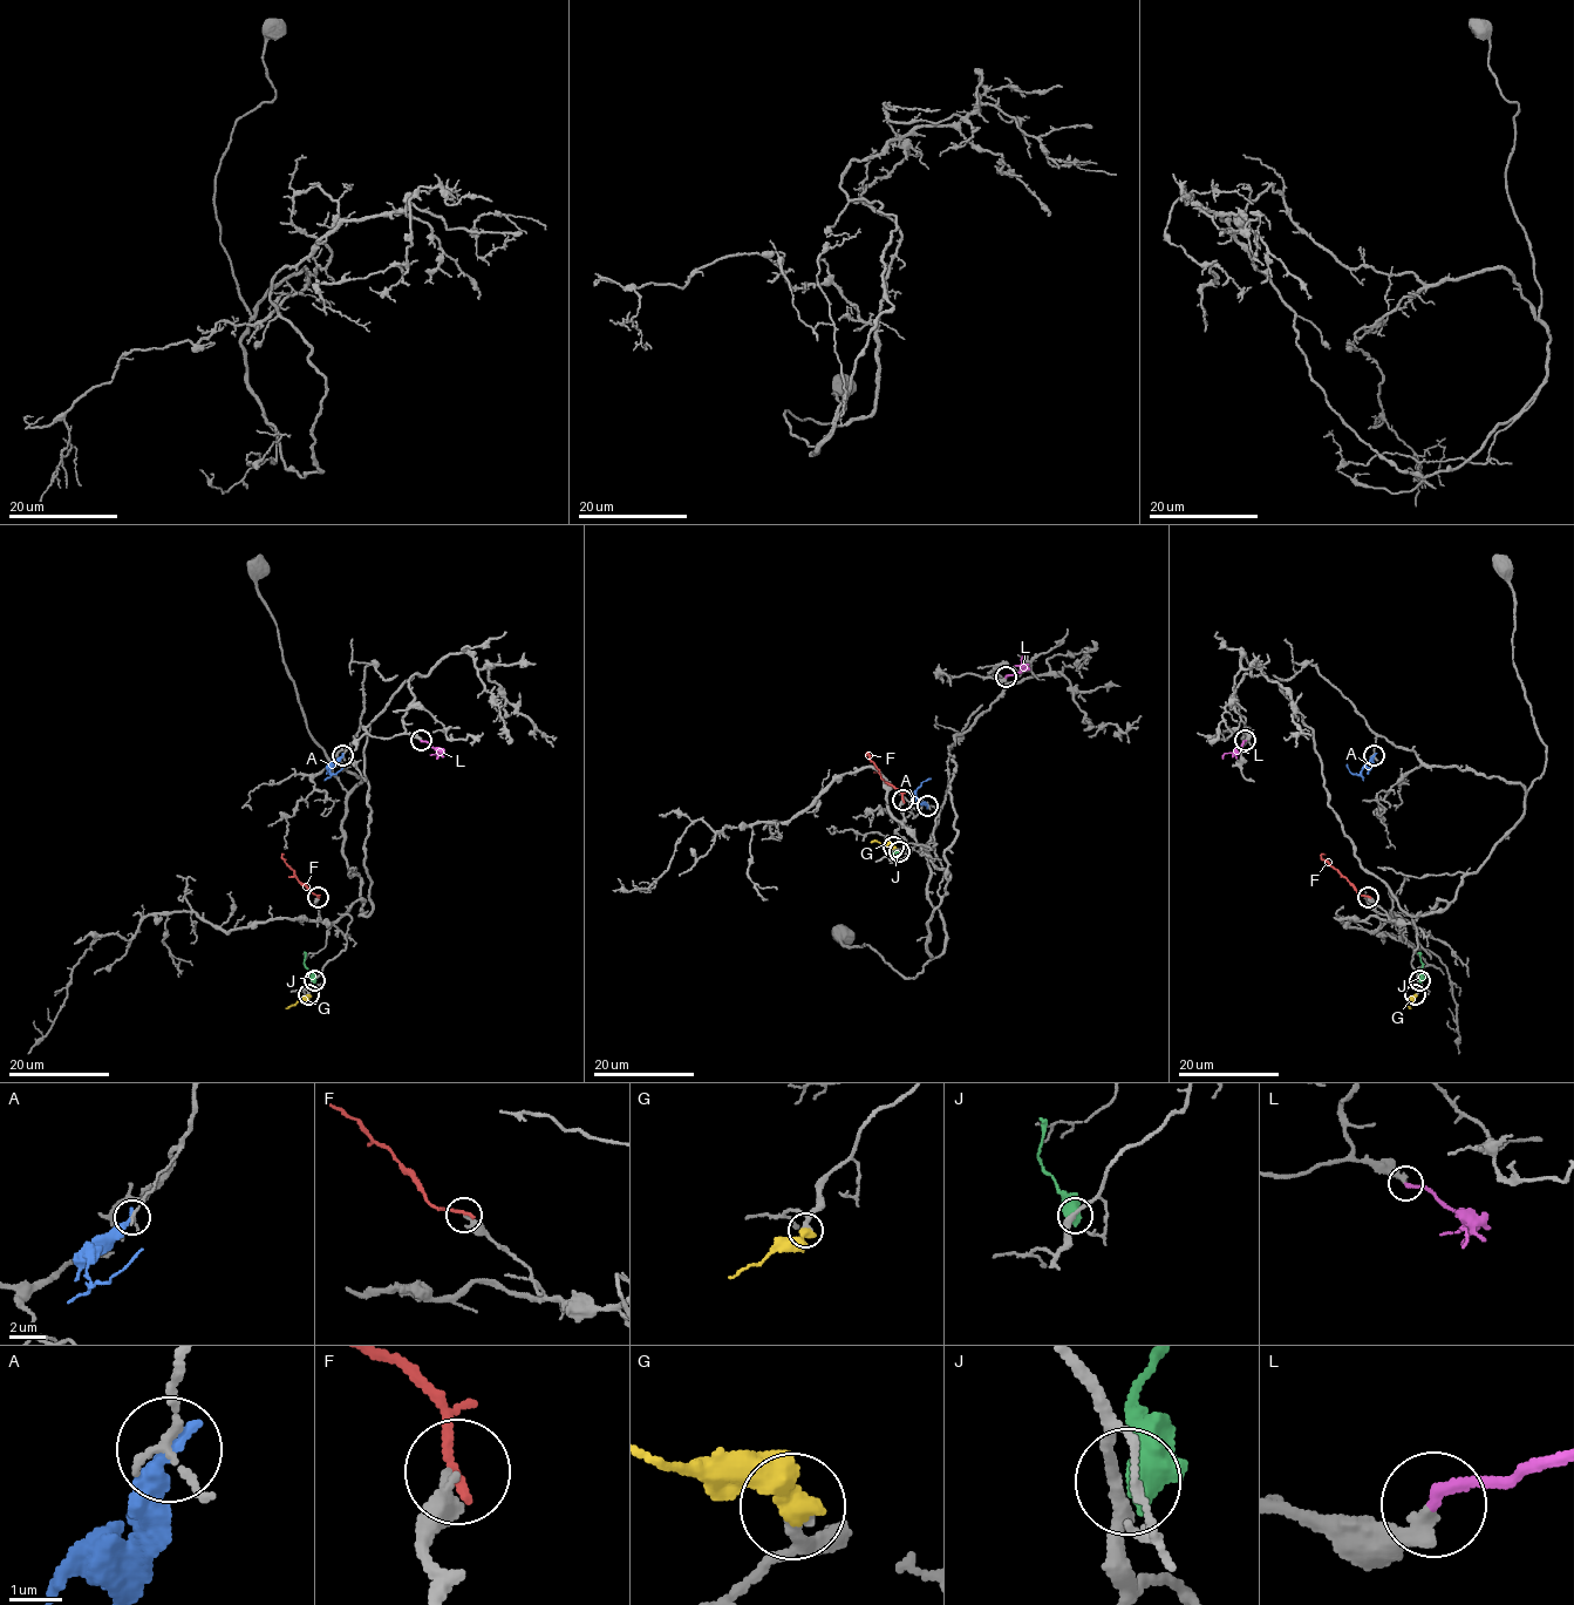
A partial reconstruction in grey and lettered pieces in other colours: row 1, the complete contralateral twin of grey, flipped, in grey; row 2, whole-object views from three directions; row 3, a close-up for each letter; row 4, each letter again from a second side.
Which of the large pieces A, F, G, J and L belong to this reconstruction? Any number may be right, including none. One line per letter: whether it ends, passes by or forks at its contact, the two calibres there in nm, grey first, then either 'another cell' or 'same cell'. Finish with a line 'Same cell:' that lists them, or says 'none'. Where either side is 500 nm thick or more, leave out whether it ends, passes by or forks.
A: it ends | 130/320 nm | another cell
F: it ends | 280/200 nm | another cell
G: it ends | 190/480 nm | same cell
J: 280/650 nm | another cell
L: it ends | 320/220 nm | same cell
Same cell: G, L

